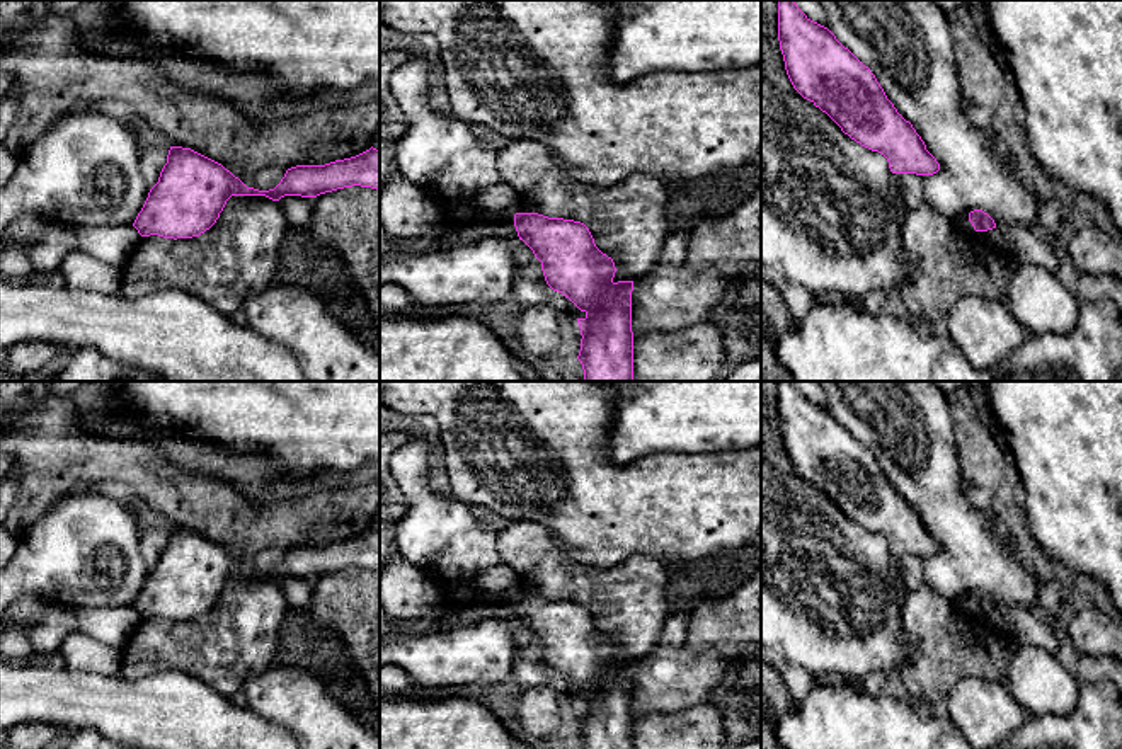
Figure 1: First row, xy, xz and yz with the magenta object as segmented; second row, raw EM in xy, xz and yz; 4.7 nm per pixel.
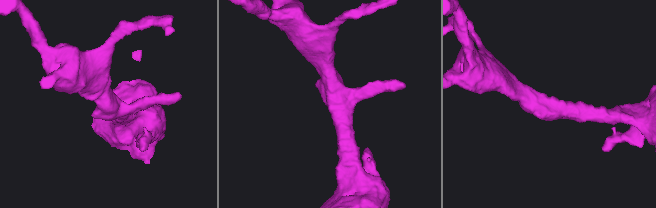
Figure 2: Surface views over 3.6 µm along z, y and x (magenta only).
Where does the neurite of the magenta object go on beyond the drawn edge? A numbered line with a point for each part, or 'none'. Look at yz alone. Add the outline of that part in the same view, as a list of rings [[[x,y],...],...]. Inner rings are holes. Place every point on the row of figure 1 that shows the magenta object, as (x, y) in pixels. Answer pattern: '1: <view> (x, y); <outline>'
none

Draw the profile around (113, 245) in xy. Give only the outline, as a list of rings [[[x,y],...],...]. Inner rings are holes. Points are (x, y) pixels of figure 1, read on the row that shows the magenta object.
[[[49,223],[32,243],[29,259],[32,271],[56,274],[68,252],[80,250],[100,262],[124,266],[141,235],[133,225],[112,228],[73,228]]]

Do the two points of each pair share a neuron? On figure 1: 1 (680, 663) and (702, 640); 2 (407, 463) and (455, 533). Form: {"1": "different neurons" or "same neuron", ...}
{"1": "different neurons", "2": "same neuron"}

